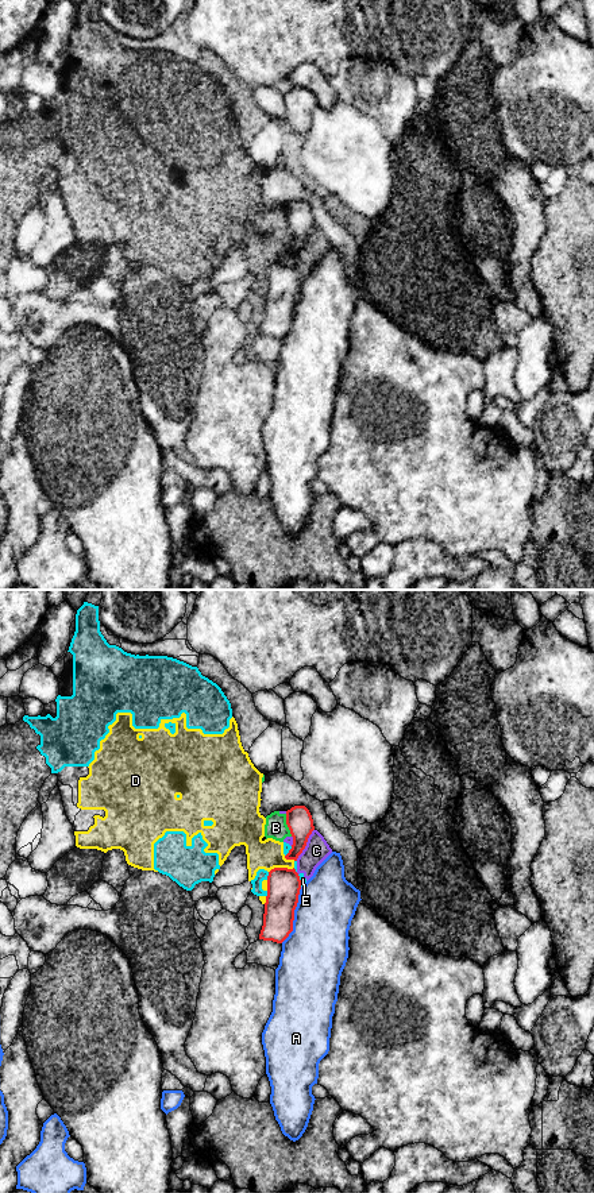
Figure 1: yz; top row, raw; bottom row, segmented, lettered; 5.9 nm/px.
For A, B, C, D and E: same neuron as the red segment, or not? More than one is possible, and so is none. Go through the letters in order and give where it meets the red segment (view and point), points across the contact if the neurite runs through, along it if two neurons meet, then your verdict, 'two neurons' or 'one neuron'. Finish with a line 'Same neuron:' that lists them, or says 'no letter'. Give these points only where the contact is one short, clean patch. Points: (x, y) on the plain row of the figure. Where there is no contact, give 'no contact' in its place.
A: contact yz (293, 311); two neurons
B: contact yz (288, 220); border yz (285, 209), (285, 217), (292, 231); two neurons
C: contact yz (305, 240); border yz (313, 224), (305, 243), (296, 255); two neurons
D: contact yz (281, 263); border yz (293, 262), (273, 263), (269, 267); two neurons
E: contact yz (267, 271); two neurons
Same neuron: no letter

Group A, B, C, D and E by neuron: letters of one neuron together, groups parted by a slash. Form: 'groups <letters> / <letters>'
groups A / B C D E

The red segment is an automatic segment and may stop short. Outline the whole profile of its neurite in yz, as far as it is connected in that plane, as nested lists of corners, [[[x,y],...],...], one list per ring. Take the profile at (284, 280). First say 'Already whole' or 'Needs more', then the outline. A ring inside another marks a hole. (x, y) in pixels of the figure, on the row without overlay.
Already whole. [[[274,263],[267,271],[267,292],[259,335],[282,339],[293,327],[301,275],[296,265]]]

